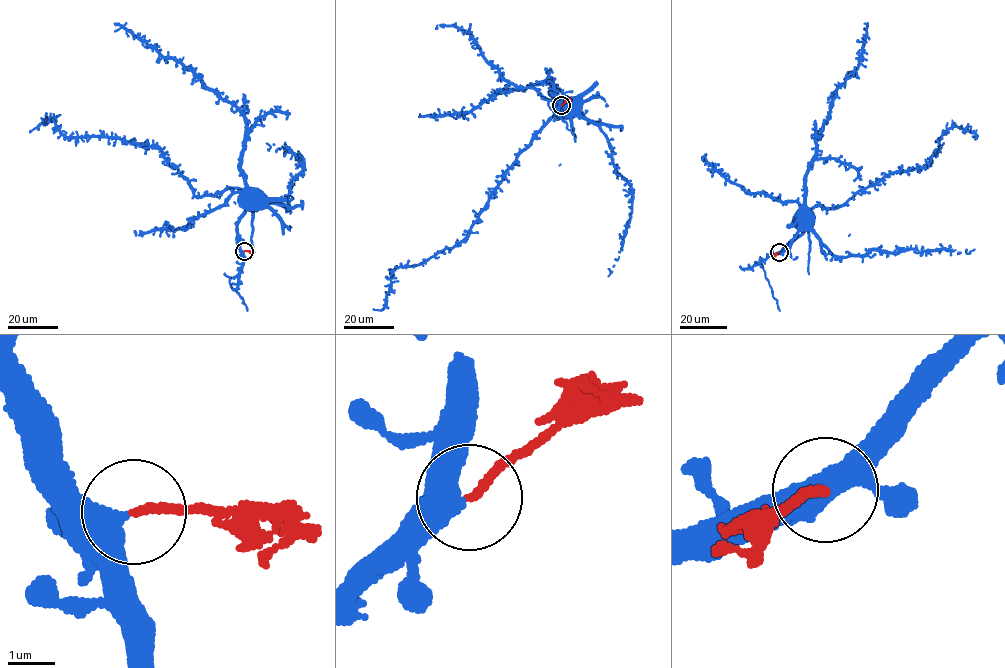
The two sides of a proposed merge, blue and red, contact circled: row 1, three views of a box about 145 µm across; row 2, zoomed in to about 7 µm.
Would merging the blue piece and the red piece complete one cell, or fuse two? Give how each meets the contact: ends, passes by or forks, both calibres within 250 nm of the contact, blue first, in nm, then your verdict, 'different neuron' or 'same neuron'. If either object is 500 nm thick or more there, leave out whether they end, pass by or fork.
calibres 550 and 170 nm; different neuron

